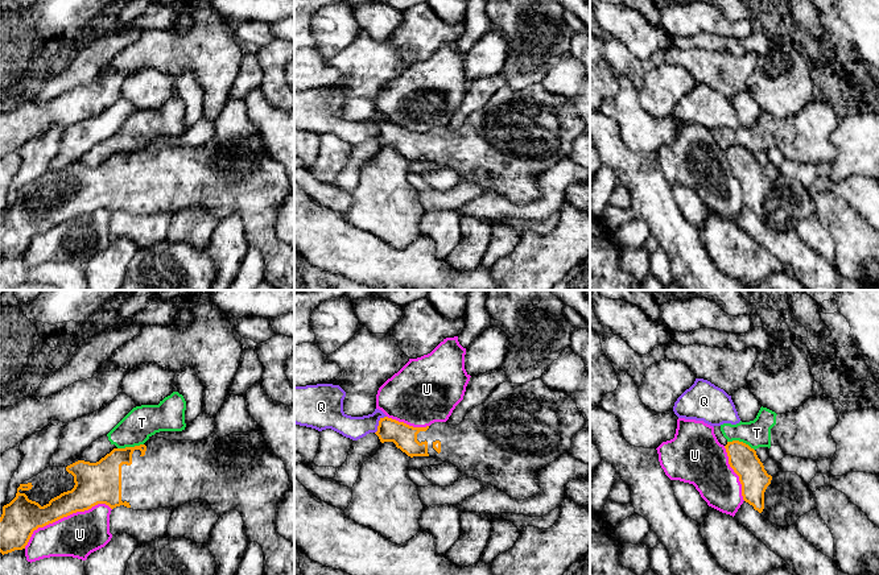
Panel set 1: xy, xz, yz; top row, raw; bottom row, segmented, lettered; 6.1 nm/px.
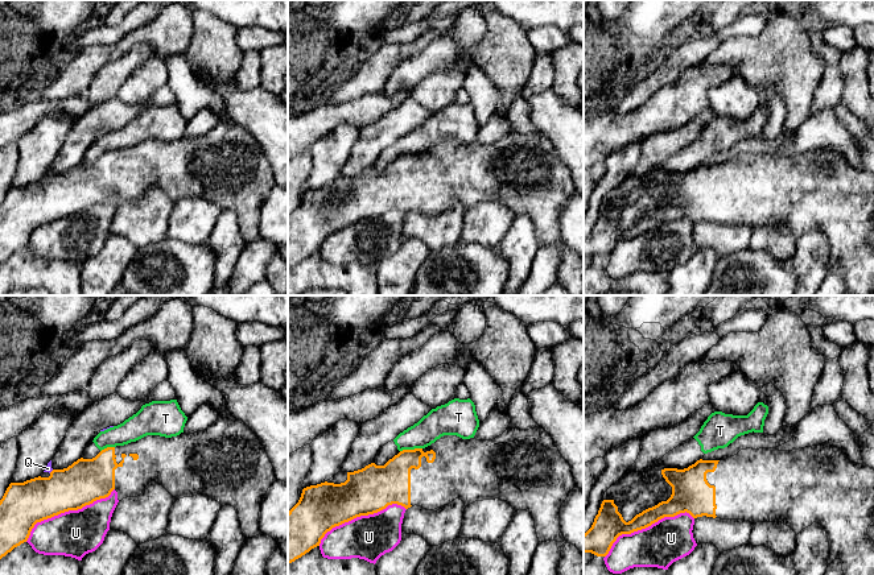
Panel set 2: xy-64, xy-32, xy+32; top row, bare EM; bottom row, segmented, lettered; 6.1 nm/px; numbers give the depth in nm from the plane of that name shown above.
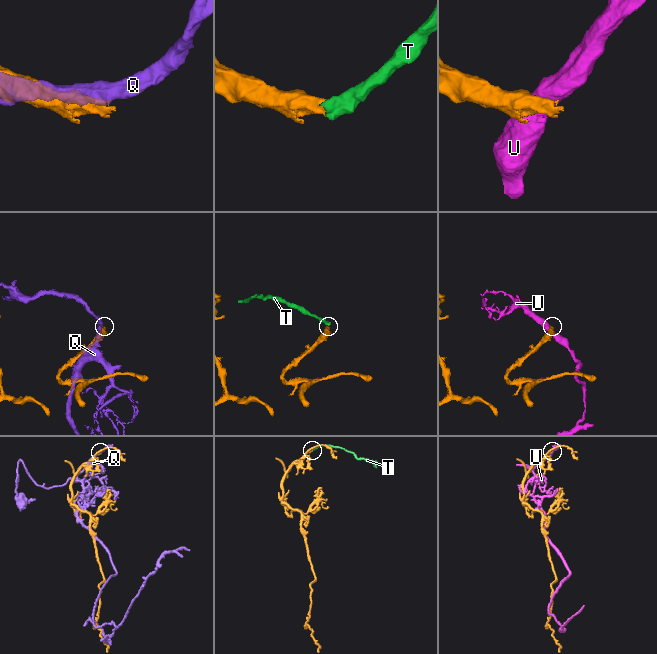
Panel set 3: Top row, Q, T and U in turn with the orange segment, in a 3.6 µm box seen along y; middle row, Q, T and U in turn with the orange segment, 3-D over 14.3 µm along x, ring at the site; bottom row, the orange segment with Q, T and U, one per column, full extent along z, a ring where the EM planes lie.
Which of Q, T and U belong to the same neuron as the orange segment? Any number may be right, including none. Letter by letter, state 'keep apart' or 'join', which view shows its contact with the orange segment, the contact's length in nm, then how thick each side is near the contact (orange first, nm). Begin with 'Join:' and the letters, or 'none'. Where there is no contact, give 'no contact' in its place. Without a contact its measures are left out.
Join: none
Q: keep apart; contact in xz; length 130 nm; calibres 150 and 140 nm
T: keep apart; contact in yz; length 180 nm; calibres 170 and 170 nm
U: keep apart; contact in xy; length 600 nm; calibres 220 and 260 nm

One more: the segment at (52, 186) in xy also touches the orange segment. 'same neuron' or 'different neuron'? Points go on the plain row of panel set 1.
same neuron

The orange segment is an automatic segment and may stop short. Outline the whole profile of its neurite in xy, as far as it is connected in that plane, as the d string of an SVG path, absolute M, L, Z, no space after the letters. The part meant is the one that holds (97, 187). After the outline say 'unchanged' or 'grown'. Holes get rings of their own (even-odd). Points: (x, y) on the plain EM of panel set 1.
M260 136L232 137L223 142L212 137L197 146L170 146L154 138L144 149L114 153L96 167L78 165L67 171L48 171L20 189L16 202L3 211L0 257L22 255L38 232L98 208L111 214L124 210L133 215L169 212L173 216L187 206L205 204L218 222L238 215L248 247L263 252L264 282L276 290L292 290L294 249L276 235L277 208L290 191L284 166L271 157Z; grown

